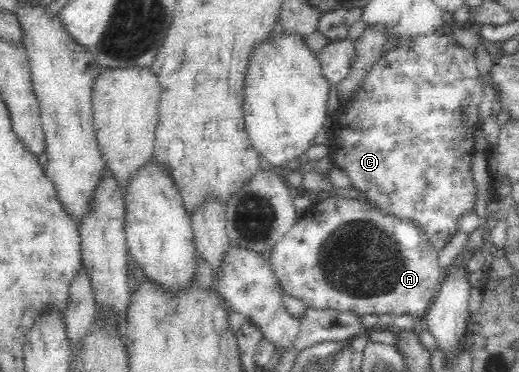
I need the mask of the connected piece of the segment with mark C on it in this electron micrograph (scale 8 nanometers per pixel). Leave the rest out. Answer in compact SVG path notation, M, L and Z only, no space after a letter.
M438 31L402 40L393 50L382 52L347 102L336 109L329 130L332 145L327 146L328 157L375 210L412 221L426 235L430 249L440 252L459 233L458 218L474 212L478 203L472 158L482 98L484 80L478 72L474 47L464 48L452 33Z

